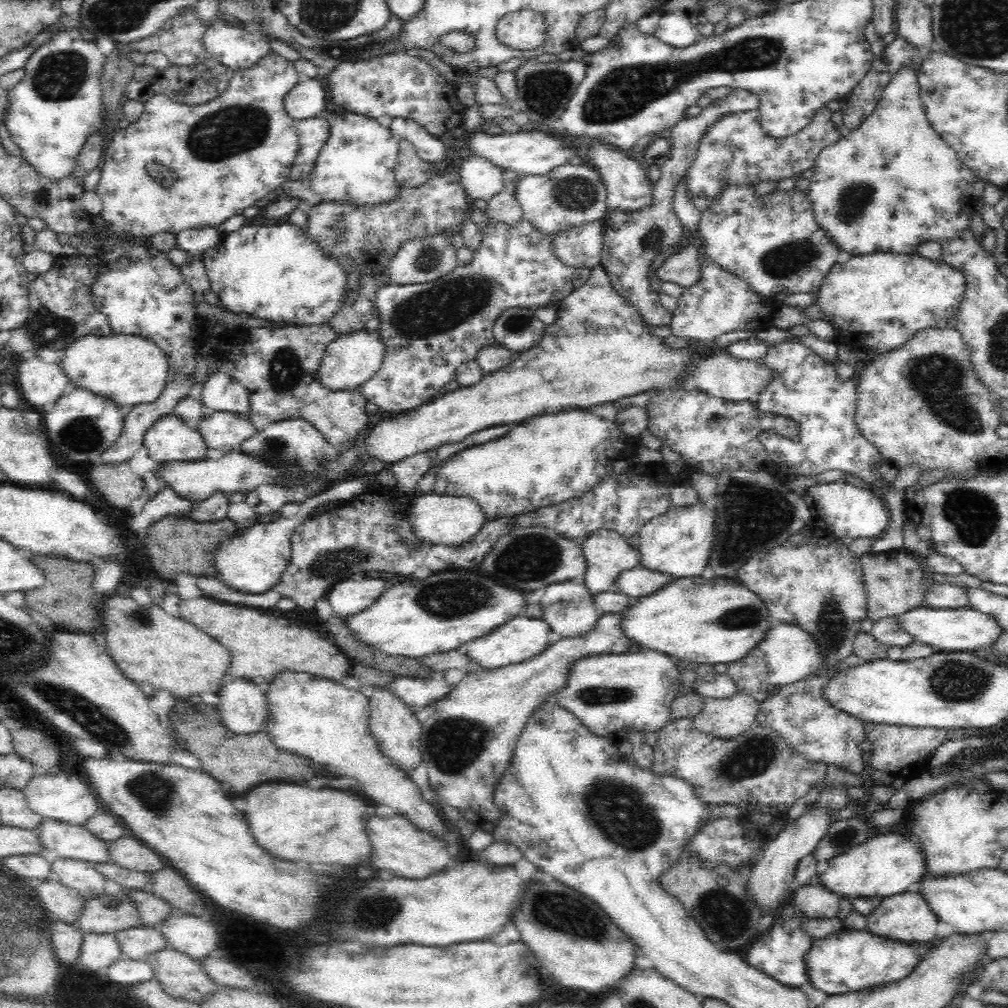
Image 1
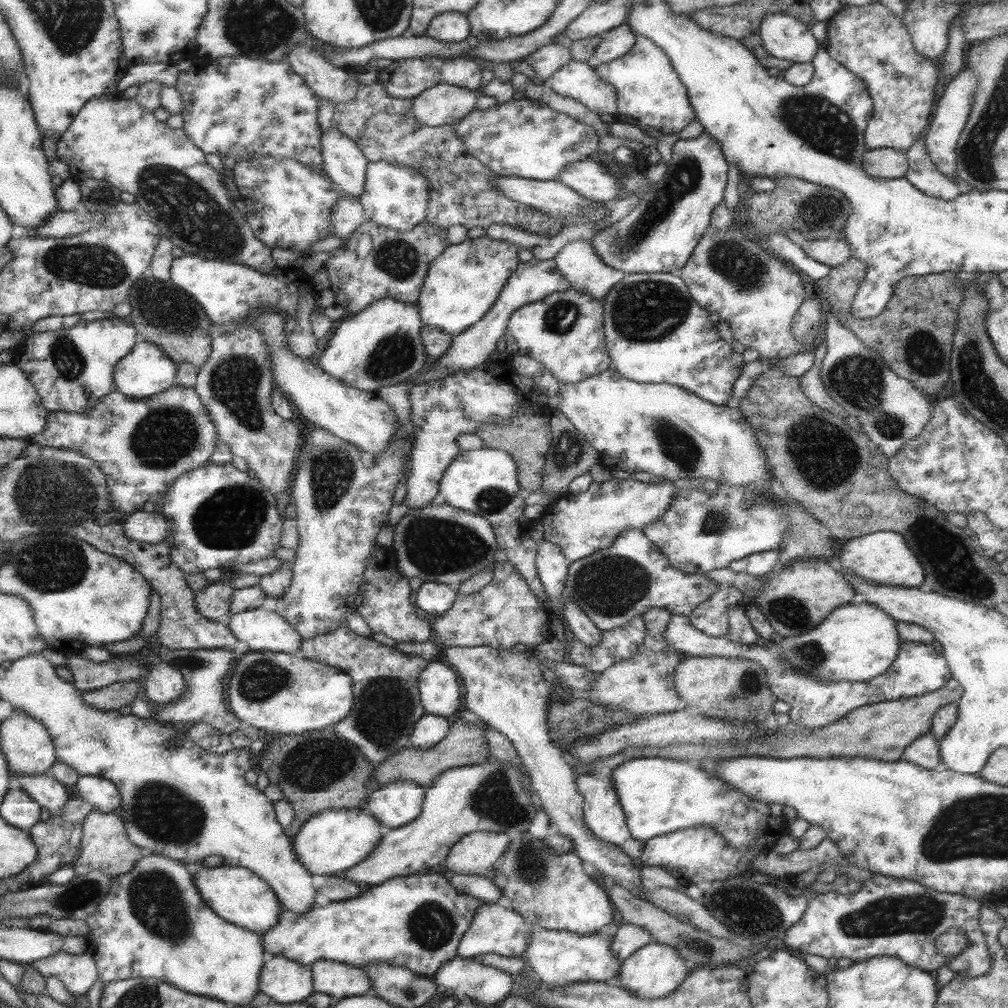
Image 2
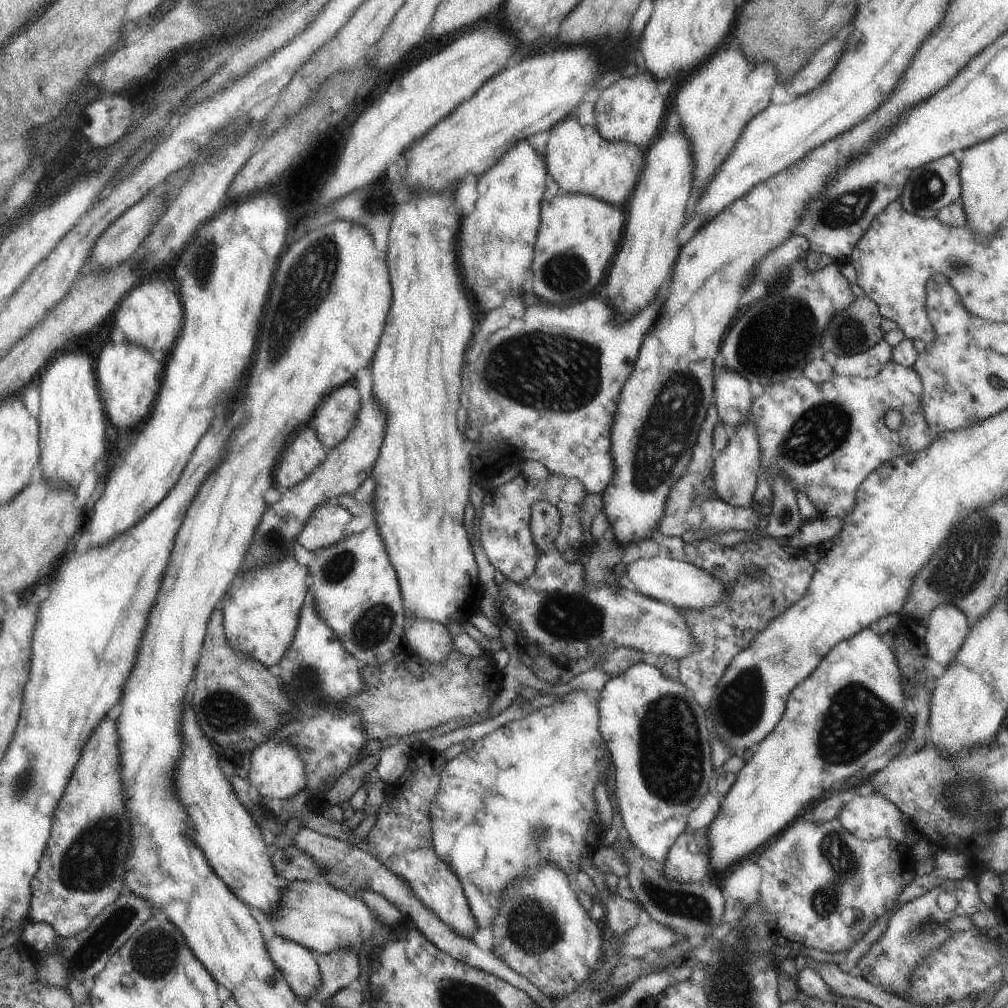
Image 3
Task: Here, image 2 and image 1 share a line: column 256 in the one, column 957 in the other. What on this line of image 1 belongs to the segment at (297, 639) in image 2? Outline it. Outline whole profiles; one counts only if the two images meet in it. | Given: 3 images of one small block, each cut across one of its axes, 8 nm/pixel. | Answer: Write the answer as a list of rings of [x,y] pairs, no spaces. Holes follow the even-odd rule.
[[[918,606],[916,610],[908,610],[898,616],[898,626],[906,630],[912,638],[916,638],[924,646],[932,646],[934,650],[940,650],[944,654],[952,652],[974,652],[978,648],[990,648],[1000,638],[1002,628],[1000,624],[988,616],[980,614],[974,608],[946,608],[946,610],[934,610]]]

